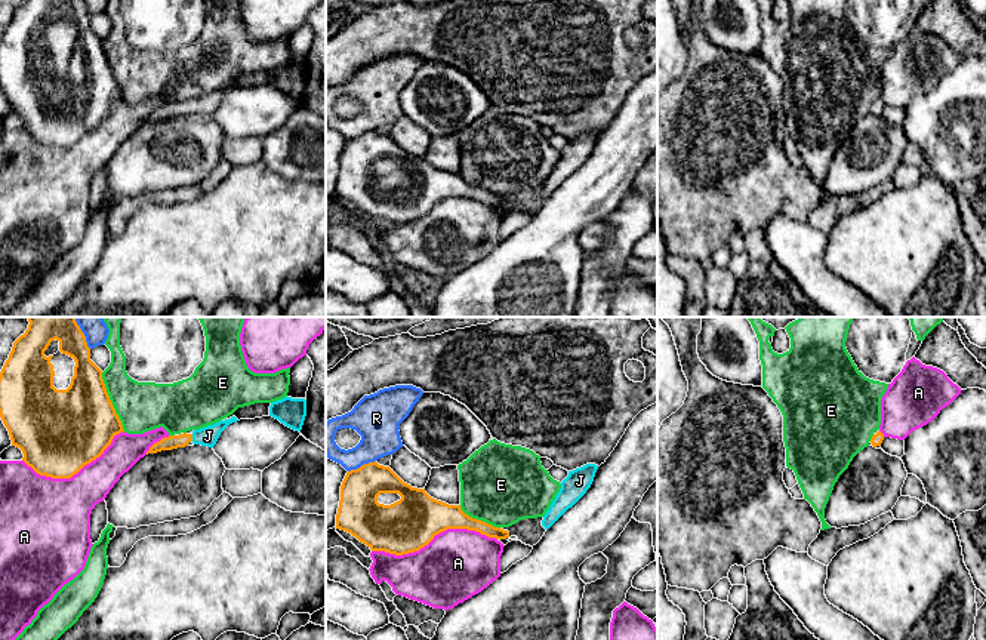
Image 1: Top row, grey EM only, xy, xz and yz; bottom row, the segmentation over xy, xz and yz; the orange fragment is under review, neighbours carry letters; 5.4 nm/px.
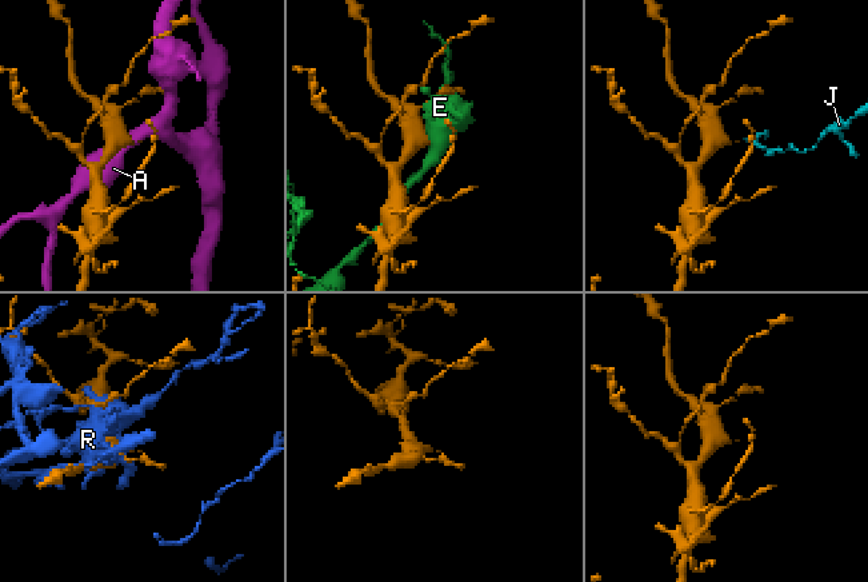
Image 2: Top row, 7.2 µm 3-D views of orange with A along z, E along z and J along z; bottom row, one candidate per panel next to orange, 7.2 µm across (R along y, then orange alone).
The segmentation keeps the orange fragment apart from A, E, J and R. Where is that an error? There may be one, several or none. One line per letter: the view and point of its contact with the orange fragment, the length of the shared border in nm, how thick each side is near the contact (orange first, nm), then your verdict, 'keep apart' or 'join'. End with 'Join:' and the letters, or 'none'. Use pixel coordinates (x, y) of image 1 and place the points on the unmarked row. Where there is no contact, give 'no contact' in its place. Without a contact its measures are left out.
A: meets orange in xz at (434, 203); contact 700 nm long; 280 nm thick on the orange side, 380 nm on the other; keep apart
E: meets orange in xy at (110, 70); contact 340 nm long; 420 nm thick on the orange side, 280 nm on the other; keep apart
J: meets orange in xy at (191, 105); contact 40 nm long; 80 nm thick on the orange side, 110 nm on the other; join
R: meets orange in xz at (361, 134); contact 170 nm long; 220 nm thick on the orange side, 240 nm on the other; keep apart
Join: J

